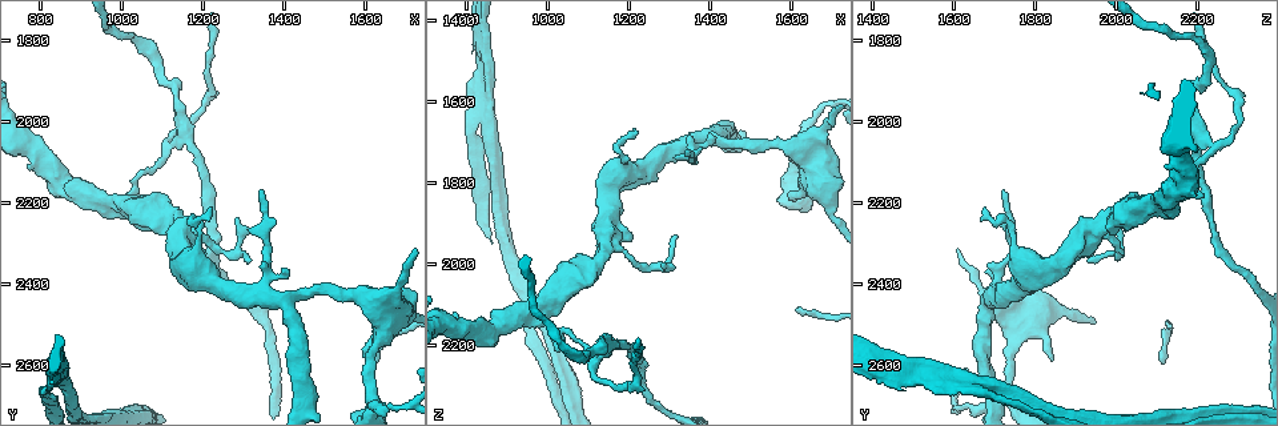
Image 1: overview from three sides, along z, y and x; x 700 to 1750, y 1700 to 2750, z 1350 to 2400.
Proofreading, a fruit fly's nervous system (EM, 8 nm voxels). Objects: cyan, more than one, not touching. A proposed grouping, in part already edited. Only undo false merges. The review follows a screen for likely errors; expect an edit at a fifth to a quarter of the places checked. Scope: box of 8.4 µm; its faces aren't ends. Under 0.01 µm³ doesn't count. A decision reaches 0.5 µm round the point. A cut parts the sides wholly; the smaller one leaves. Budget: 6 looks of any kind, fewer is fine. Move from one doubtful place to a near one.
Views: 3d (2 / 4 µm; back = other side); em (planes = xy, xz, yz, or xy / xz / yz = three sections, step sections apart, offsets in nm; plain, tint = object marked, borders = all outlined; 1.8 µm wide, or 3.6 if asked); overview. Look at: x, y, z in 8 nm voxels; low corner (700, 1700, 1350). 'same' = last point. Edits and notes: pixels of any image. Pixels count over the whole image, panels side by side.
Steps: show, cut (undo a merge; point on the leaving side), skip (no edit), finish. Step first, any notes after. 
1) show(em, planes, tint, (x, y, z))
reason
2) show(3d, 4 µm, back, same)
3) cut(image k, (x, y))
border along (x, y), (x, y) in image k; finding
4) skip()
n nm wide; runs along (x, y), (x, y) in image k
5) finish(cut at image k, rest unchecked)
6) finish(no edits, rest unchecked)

show(3d, 4 µm, (845, 2650, 1645))
branch point

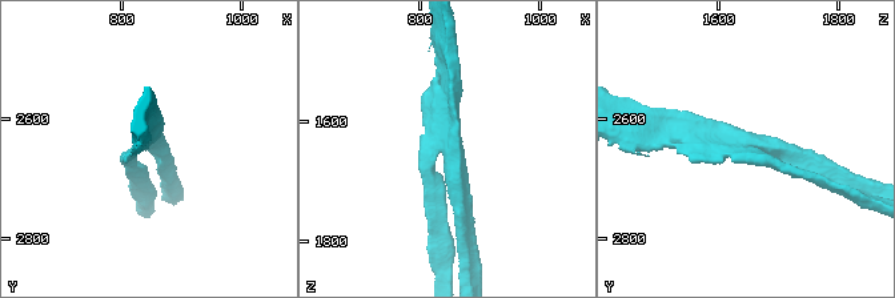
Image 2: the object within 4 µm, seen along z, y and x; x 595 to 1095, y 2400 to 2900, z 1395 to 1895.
show(em, xy, step 8, tint, (835, 2645, 1645))
3 arms

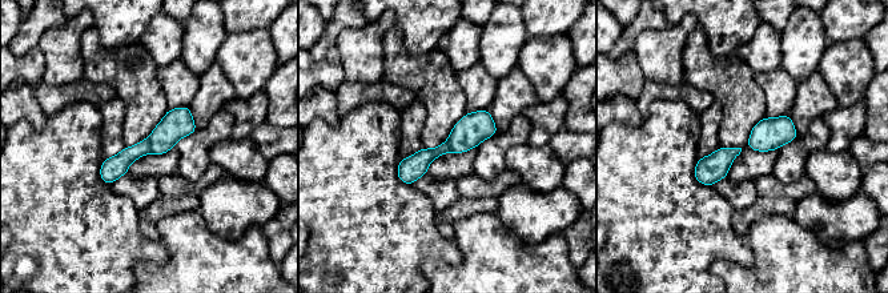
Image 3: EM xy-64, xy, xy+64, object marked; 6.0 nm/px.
cut(image 3, (115, 167))
border along (145, 140), (149, 151) in image 3; two neurons meet here

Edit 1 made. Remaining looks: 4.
show(em, xz, step 4, tint, (1185, 2335, 1765))
sharp bend

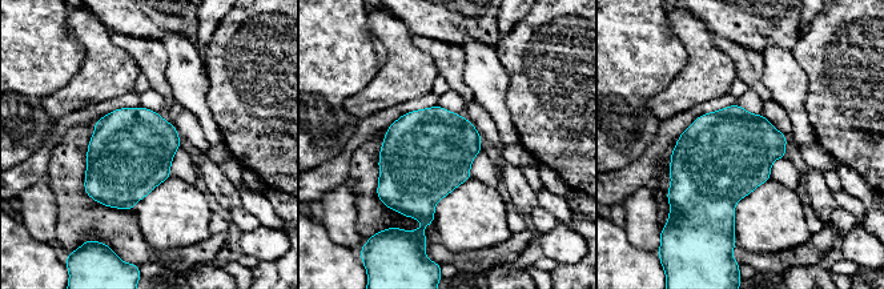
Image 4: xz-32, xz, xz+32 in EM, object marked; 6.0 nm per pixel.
show(em, planes, borders, same)
another direction

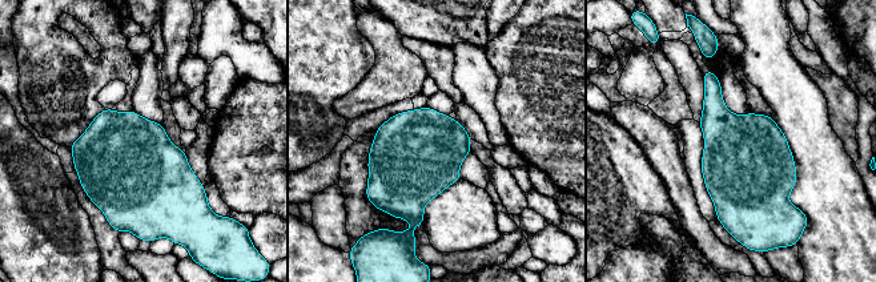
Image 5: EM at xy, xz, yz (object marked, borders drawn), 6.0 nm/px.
skip()
continuous, no second neuron

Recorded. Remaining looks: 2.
show(3d, 4 µm, (995, 2210, 2110))
abrupt turn

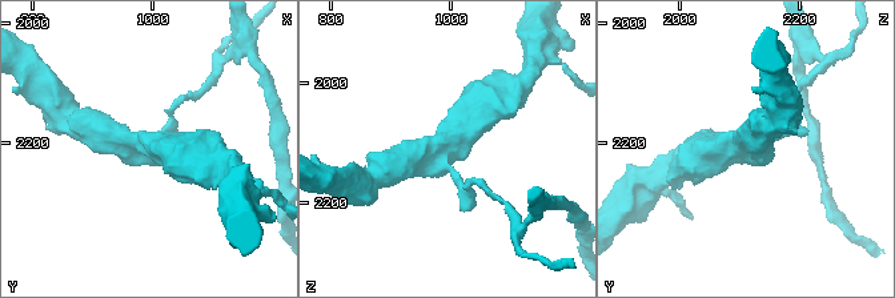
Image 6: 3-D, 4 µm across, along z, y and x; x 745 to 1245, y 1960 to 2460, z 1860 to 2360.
show(em, planes, tint, (995, 2210, 2110))

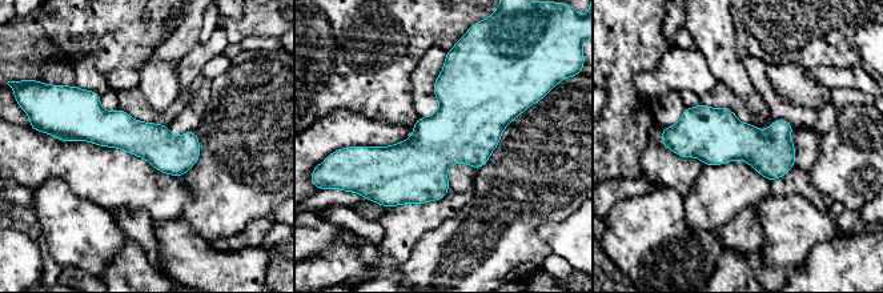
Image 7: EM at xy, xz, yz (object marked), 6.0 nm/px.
skip()
runs along (65, 137), (124, 132), (196, 155) in image 7; one neuron here

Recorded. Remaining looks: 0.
finish(cut at image 3, rest unchecked)

